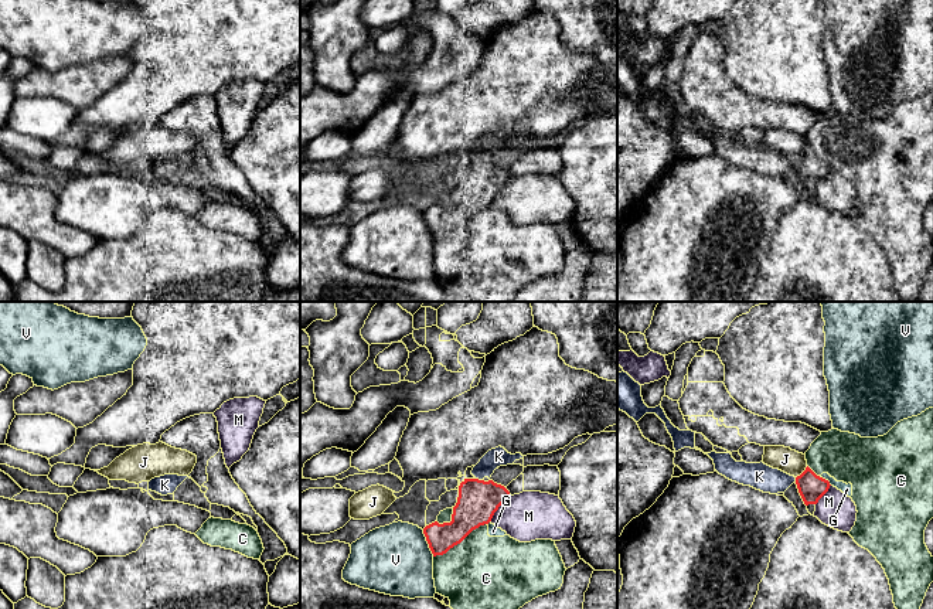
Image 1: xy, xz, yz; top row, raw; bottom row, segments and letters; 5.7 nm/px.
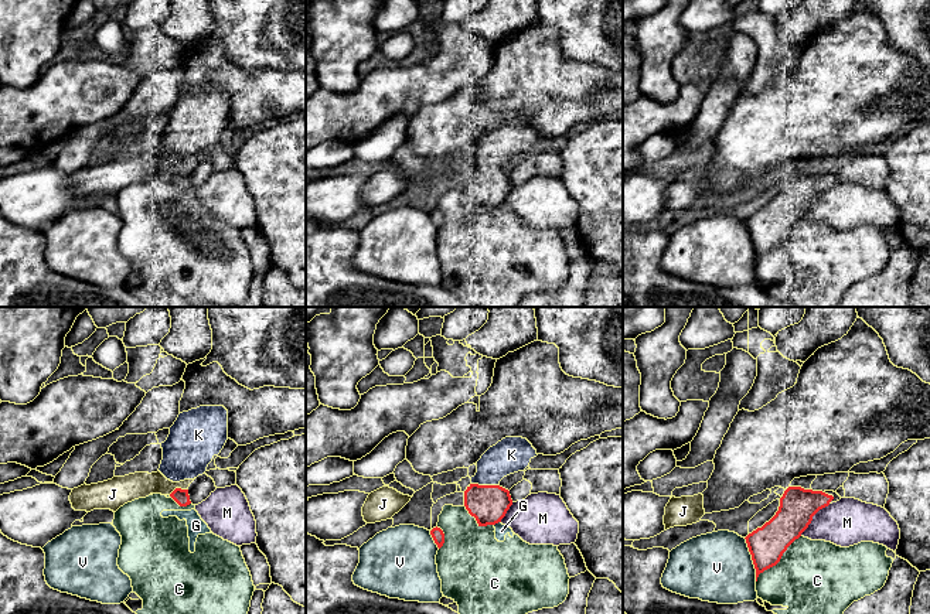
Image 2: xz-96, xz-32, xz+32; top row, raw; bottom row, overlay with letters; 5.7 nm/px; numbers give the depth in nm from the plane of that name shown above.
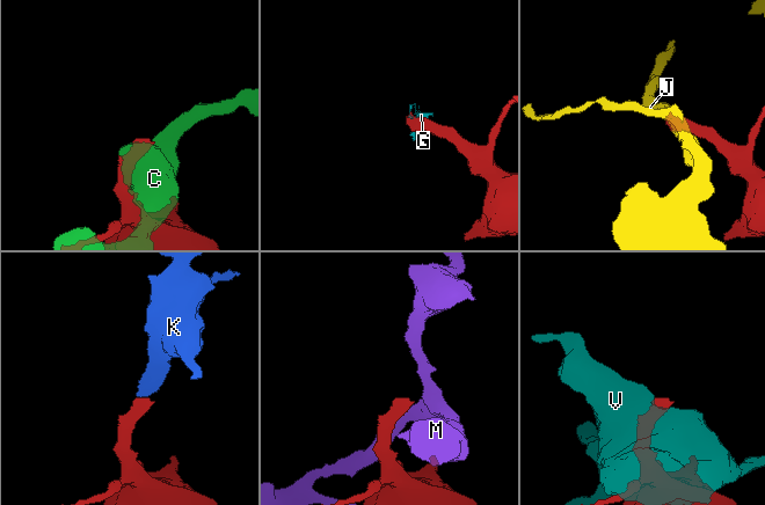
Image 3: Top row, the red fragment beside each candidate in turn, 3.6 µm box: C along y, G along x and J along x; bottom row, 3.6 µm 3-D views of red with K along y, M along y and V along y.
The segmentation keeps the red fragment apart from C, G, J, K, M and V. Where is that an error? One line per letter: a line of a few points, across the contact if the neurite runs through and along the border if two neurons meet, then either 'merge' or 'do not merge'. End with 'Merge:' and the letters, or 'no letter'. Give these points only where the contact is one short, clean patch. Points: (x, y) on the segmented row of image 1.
C: do not merge
G: do not merge
J: do not merge
K: merge
M: do not merge
V: do not merge
Merge: K

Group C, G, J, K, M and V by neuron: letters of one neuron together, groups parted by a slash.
C G / J / K / M / V

